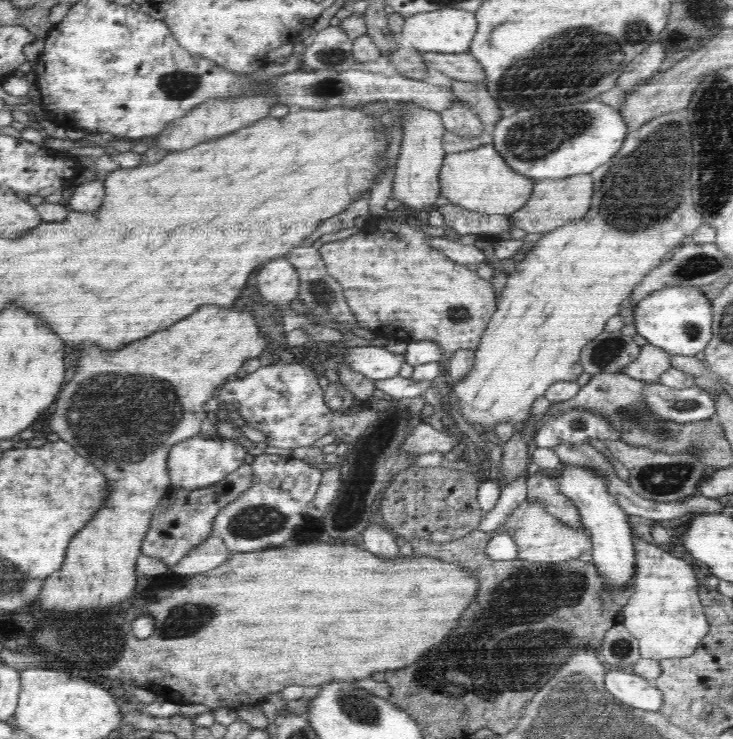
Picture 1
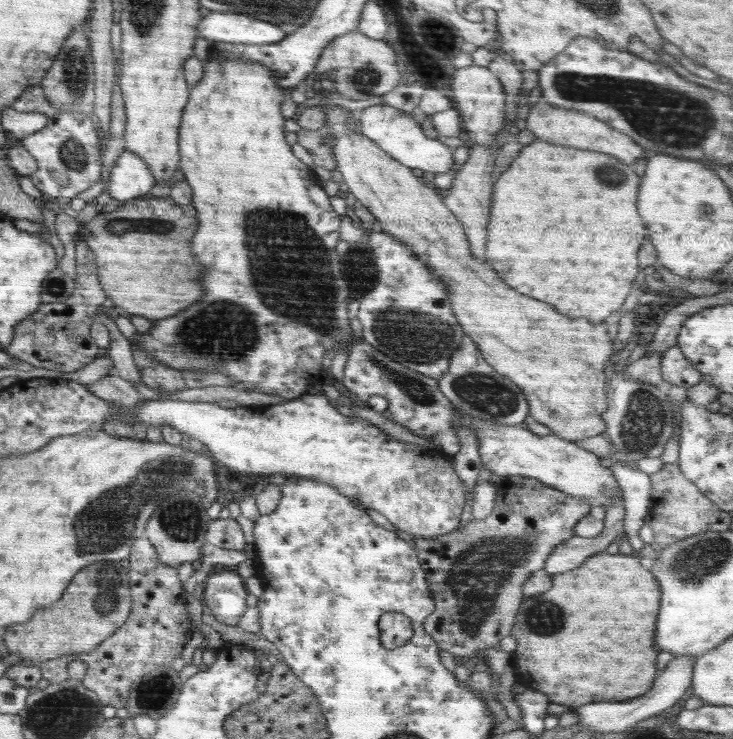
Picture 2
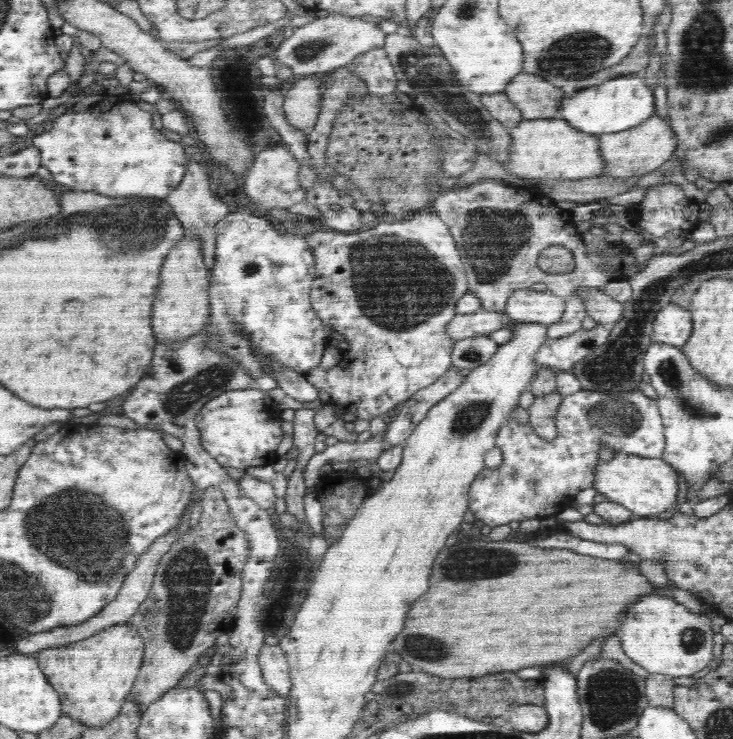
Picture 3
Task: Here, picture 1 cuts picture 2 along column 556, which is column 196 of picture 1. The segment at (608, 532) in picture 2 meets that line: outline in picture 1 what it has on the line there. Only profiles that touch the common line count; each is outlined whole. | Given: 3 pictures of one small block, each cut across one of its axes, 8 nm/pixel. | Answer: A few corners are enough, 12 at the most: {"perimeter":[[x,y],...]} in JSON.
{"perimeter":[[219,537],[206,538],[169,572],[192,576],[232,558]]}

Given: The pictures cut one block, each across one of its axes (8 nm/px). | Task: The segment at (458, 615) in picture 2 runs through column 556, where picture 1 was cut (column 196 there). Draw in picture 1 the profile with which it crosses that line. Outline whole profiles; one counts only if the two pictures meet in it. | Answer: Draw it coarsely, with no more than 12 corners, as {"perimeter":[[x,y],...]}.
{"perimeter":[[244,463],[198,490],[170,488],[140,554],[168,567],[210,538],[251,487]]}

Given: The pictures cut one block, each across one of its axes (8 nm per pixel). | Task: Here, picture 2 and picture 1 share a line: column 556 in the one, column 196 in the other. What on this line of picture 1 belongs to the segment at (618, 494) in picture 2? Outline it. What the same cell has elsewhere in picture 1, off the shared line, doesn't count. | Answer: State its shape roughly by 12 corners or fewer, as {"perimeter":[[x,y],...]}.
{"perimeter":[[192,436],[172,446],[171,488],[198,490],[244,464],[232,439]]}

